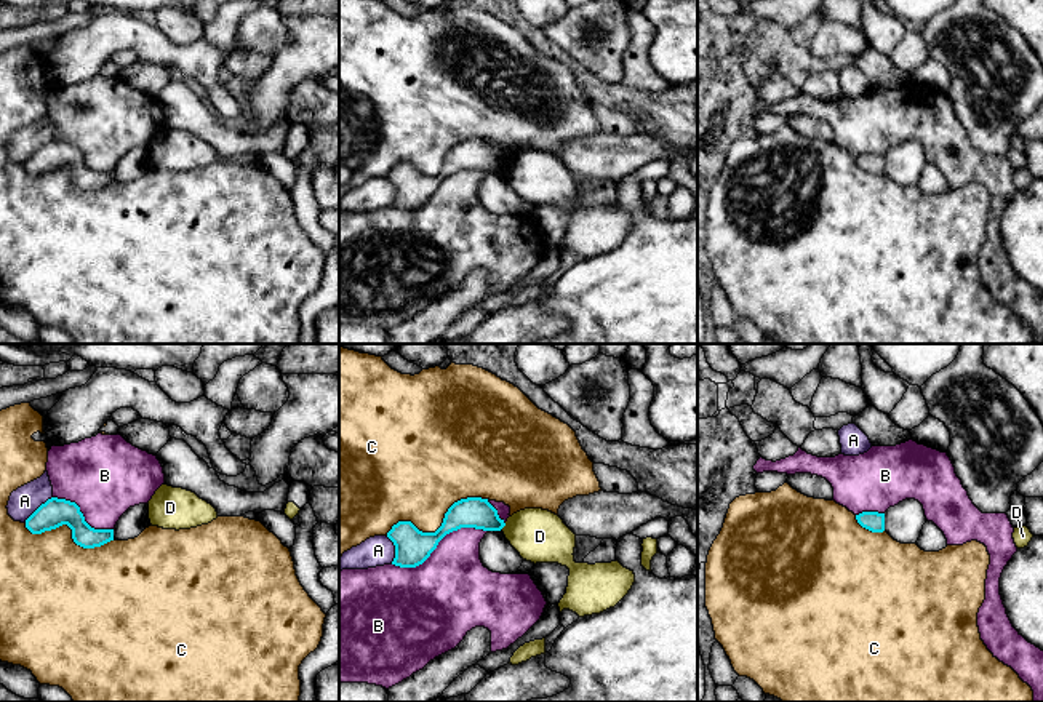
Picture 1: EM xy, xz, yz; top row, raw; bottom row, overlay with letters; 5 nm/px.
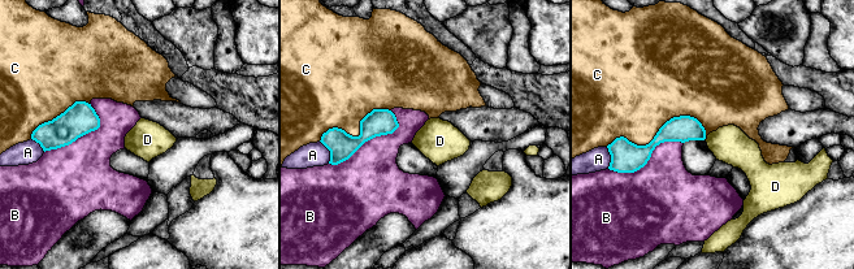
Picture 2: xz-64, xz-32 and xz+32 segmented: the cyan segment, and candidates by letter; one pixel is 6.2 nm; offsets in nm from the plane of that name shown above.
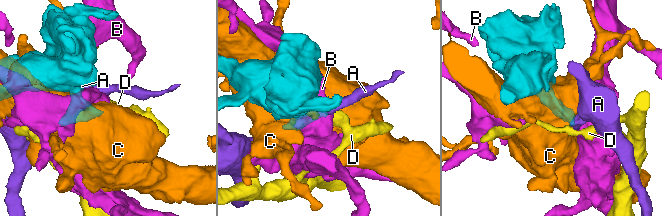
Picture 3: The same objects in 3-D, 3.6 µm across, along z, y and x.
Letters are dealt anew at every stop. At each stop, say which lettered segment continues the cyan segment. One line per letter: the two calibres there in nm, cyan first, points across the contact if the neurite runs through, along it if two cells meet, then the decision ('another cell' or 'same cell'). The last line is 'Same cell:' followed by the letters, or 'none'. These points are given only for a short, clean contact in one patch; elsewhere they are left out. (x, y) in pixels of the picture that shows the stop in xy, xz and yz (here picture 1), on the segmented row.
A: 150/150 nm | another cell
B: 180/400 nm | another cell
C: 180/400 nm | another cell
D: 160/280 nm | along xz (506, 523), (501, 528) | another cell
Same cell: none

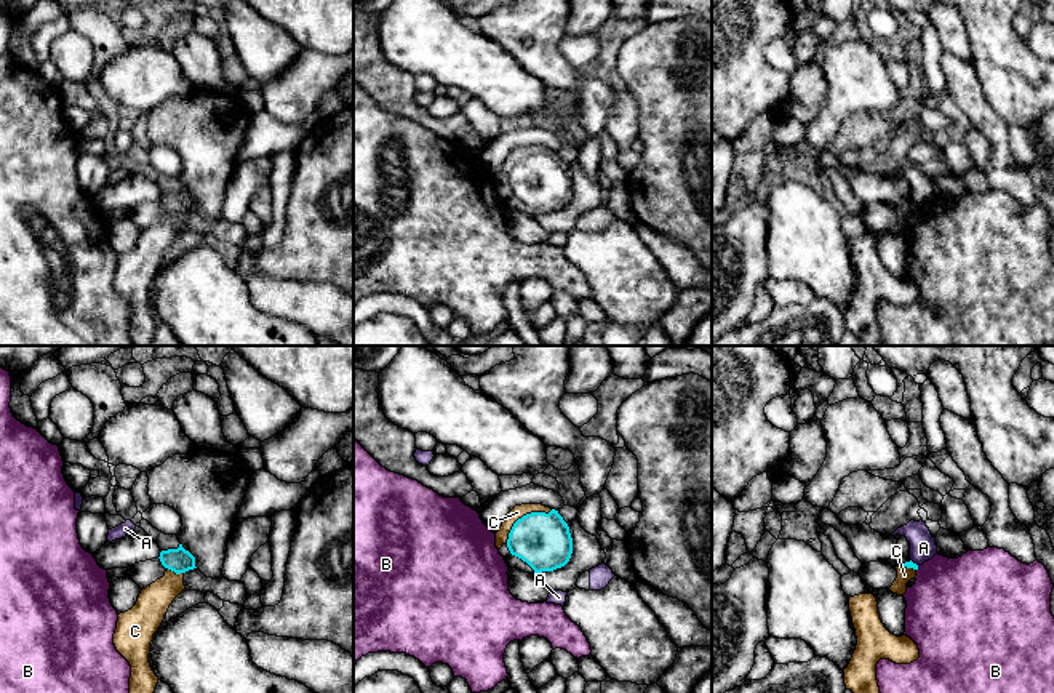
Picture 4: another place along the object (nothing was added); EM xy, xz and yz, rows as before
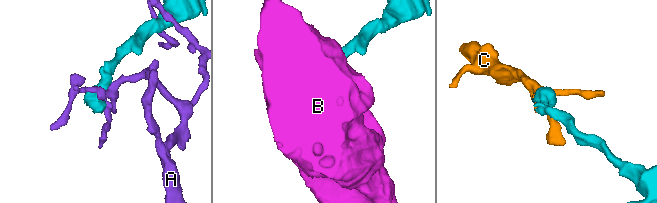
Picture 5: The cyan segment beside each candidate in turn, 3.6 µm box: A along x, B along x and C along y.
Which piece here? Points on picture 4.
A: 40/130 nm | another cell
B: 40/440 nm | along yz (918, 565), (917, 570) | another cell
C: 280/70 nm | across xz (541, 540), (523, 516), (517, 512) | same cell
Same cell: C

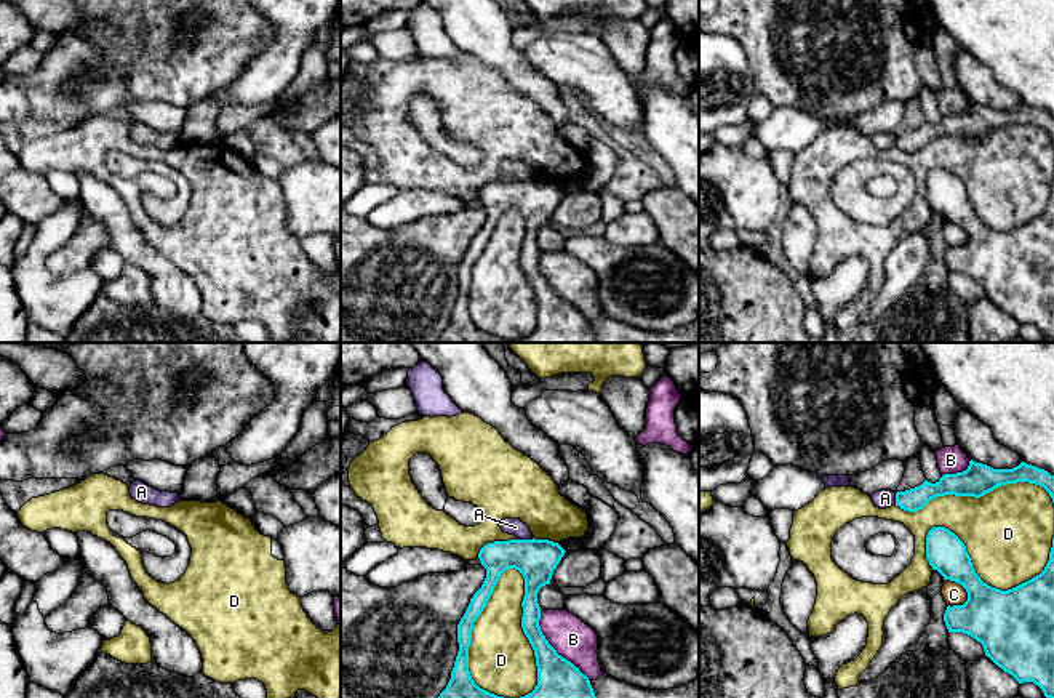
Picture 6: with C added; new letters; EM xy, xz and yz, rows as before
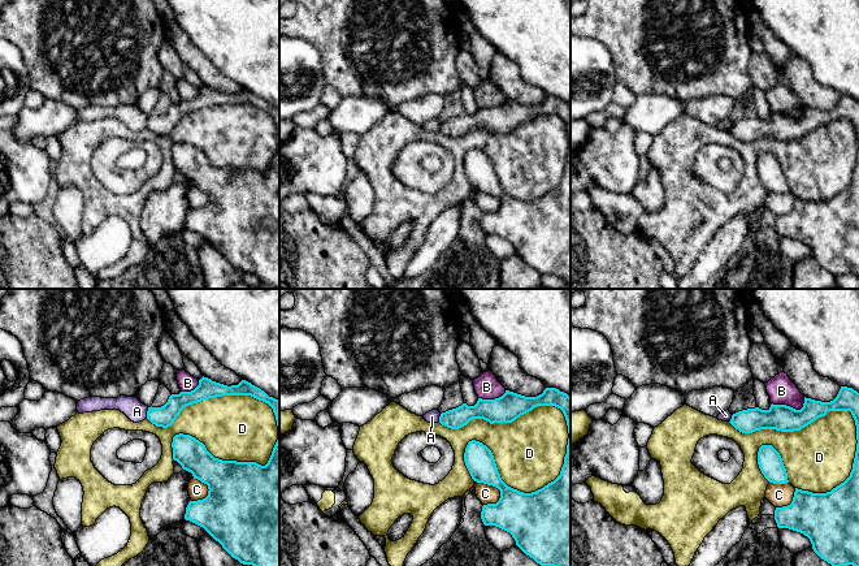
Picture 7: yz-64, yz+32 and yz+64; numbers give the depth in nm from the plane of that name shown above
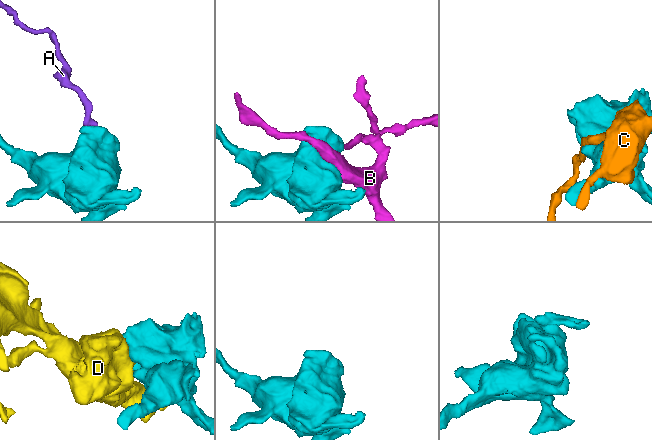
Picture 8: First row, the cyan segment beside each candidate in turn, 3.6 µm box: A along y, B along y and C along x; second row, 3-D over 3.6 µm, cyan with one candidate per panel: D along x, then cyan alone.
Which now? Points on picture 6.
A: 200/80 nm | along xz (533, 537), (519, 540) | another cell
B: 200/200 nm | another cell
C: 300/110 nm | another cell
D: 120/340 nm | another cell
Same cell: none

